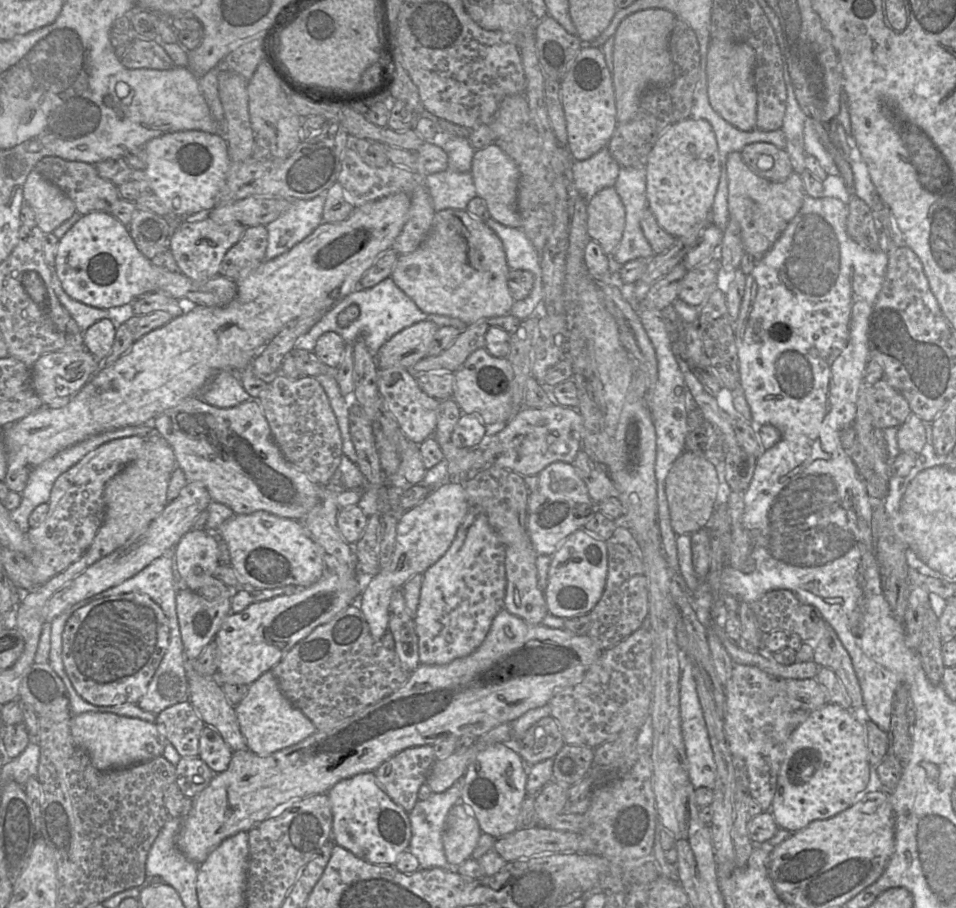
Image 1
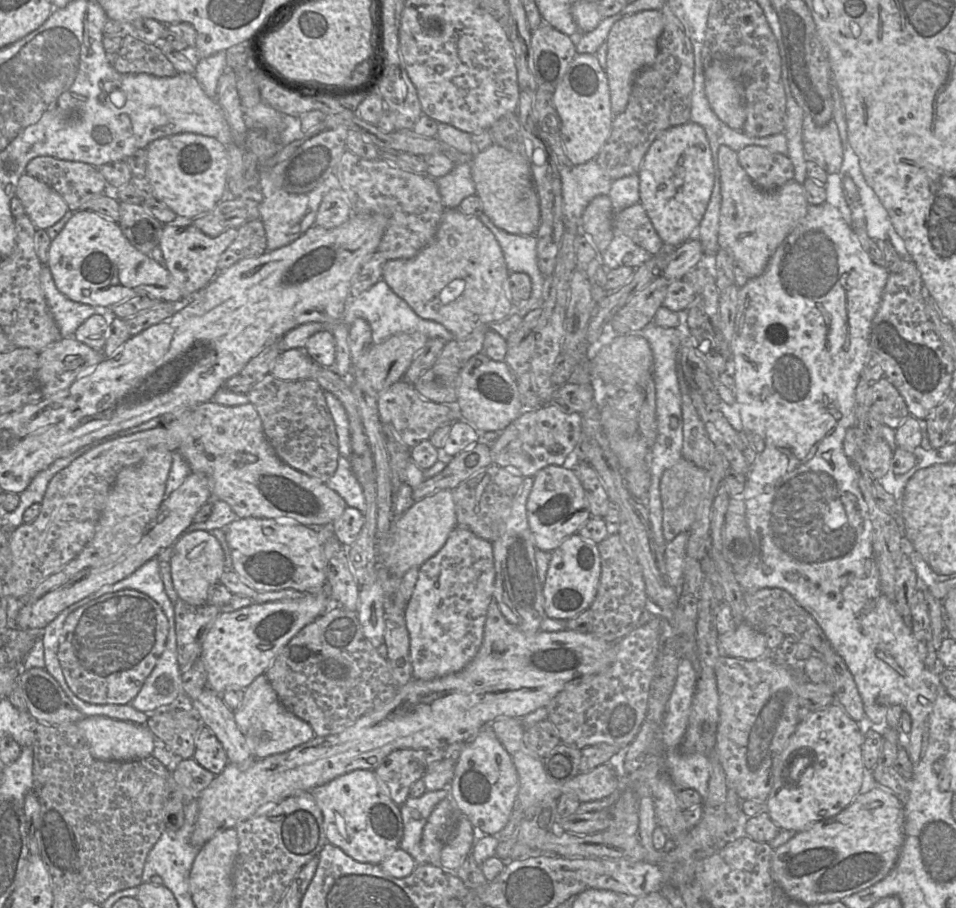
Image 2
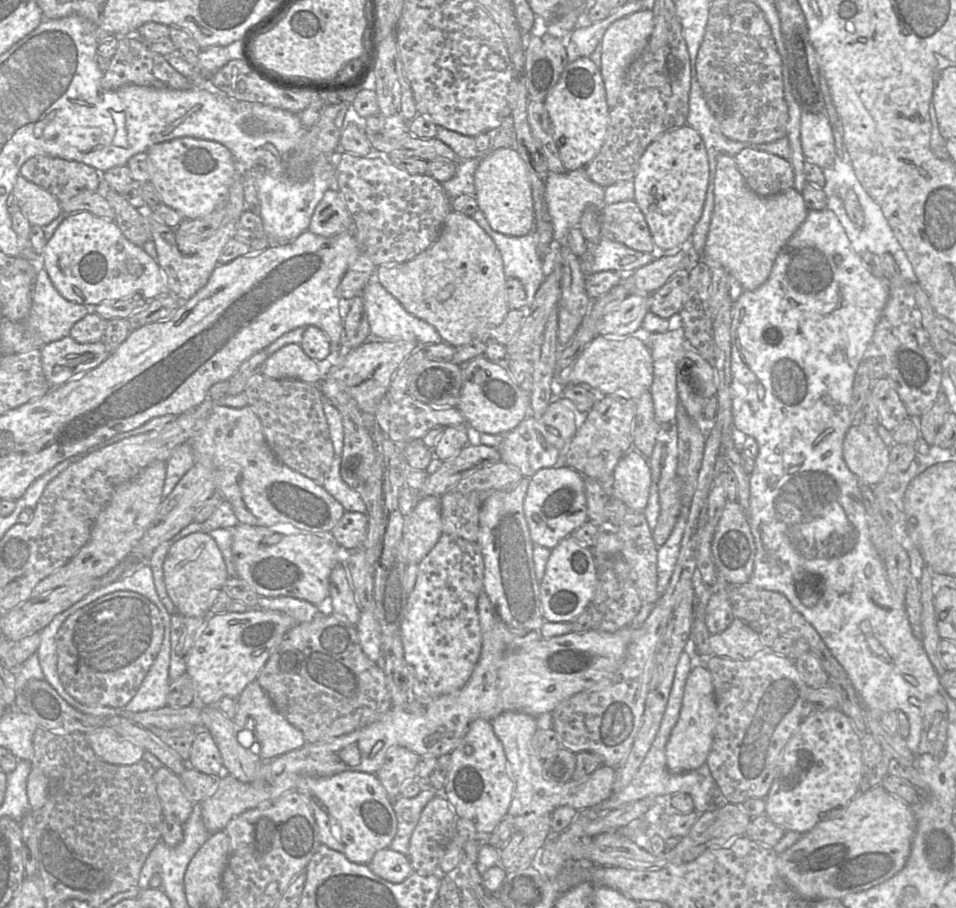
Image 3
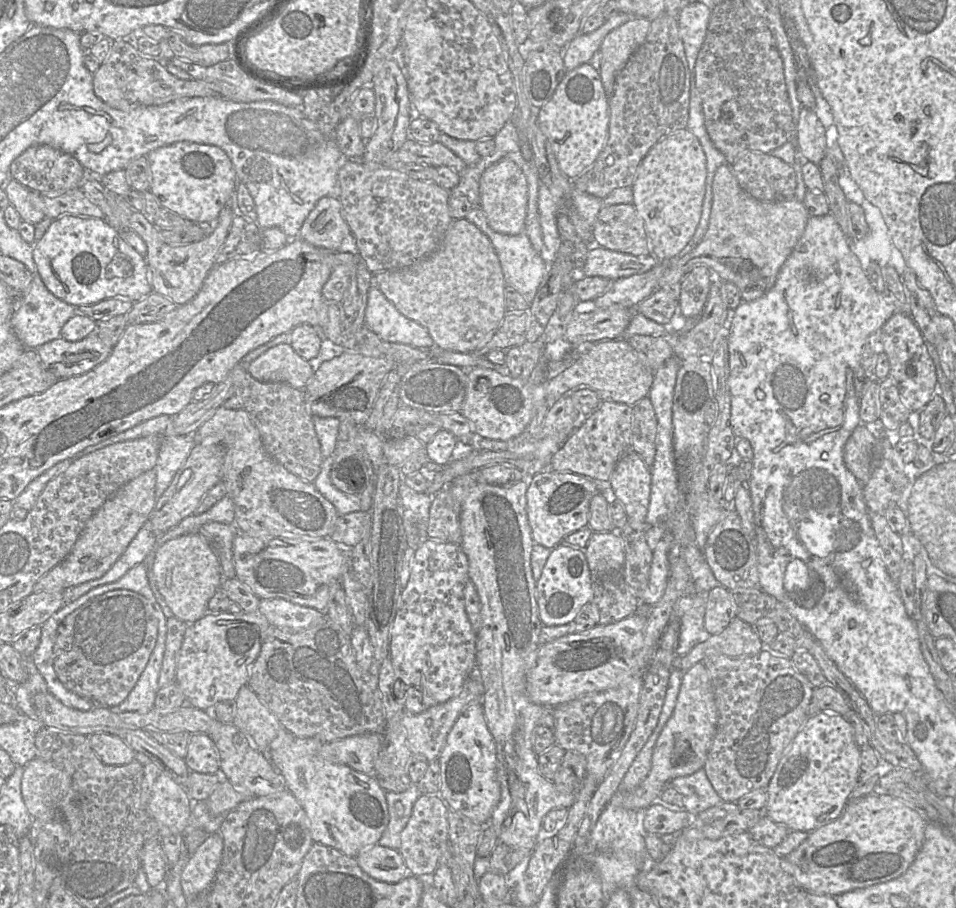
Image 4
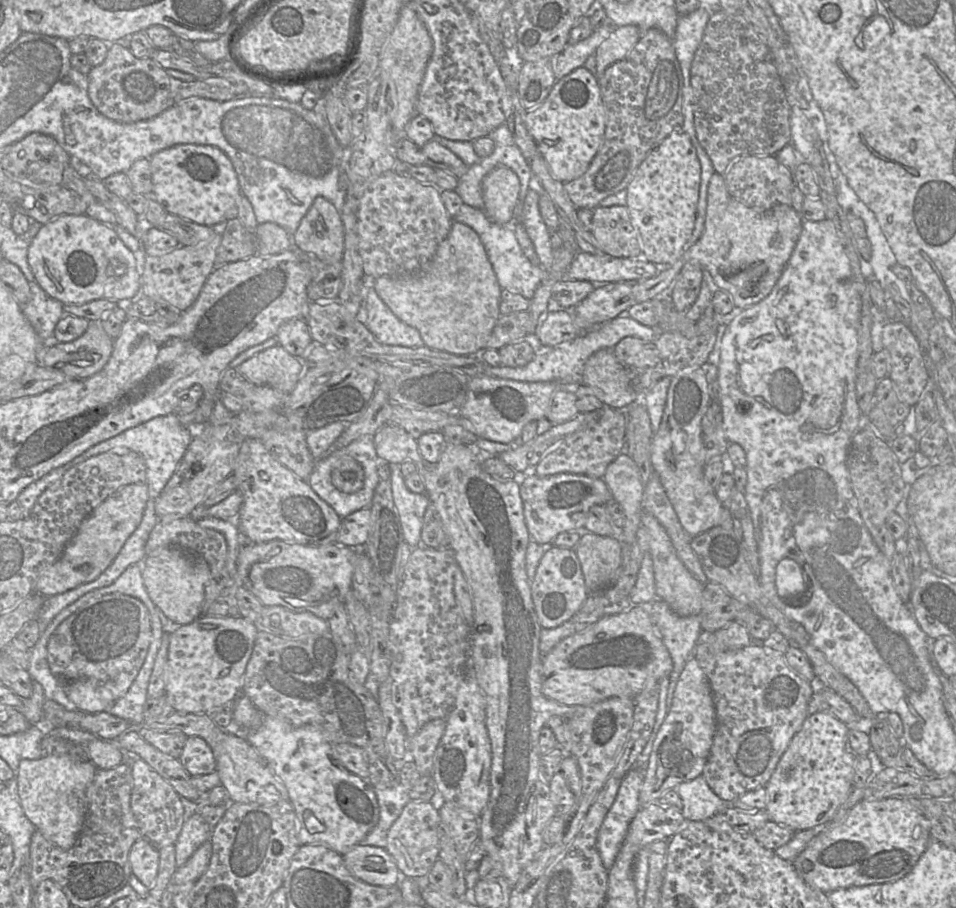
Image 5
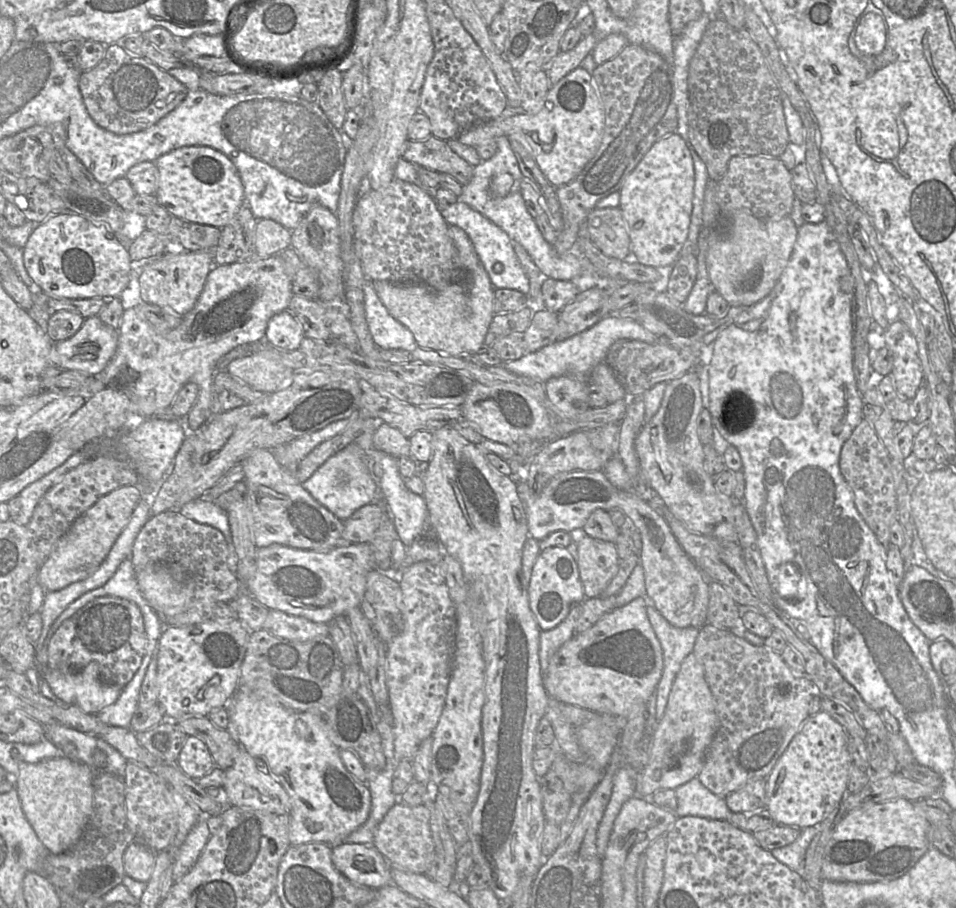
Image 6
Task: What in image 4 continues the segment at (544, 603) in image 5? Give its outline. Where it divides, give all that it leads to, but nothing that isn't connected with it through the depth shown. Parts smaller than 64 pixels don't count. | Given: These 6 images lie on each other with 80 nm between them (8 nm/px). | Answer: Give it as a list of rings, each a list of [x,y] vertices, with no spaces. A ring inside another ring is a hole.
[[[559,543],[551,549],[540,578],[536,581],[536,602],[542,625],[556,626],[572,623],[580,610],[591,600],[594,579],[583,548]]]

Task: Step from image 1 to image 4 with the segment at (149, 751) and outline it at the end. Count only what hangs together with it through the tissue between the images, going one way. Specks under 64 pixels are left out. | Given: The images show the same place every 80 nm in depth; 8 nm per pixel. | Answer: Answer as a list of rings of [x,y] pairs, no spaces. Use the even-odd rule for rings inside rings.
[[[95,733],[88,738],[91,748],[104,764],[124,765],[136,757],[136,752],[115,735]]]

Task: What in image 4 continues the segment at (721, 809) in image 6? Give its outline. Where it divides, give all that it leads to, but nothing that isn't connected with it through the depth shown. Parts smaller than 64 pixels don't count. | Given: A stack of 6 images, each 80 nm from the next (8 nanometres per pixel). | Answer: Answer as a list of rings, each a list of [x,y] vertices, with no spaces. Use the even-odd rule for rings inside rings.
[[[704,767],[691,775],[672,779],[666,787],[672,787],[683,795],[684,810],[693,818],[699,815],[701,812],[724,802],[713,788],[706,775]]]

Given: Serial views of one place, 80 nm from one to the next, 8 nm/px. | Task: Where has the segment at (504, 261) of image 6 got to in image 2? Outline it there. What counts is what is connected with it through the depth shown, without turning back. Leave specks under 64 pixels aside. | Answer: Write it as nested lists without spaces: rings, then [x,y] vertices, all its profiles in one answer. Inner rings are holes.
[[[483,212],[479,220],[493,233],[498,241],[509,273],[523,272],[530,276],[532,292],[530,298],[514,306],[520,316],[524,317],[538,307],[543,298],[544,275],[538,266],[536,235],[519,235],[508,233],[493,224]]]

